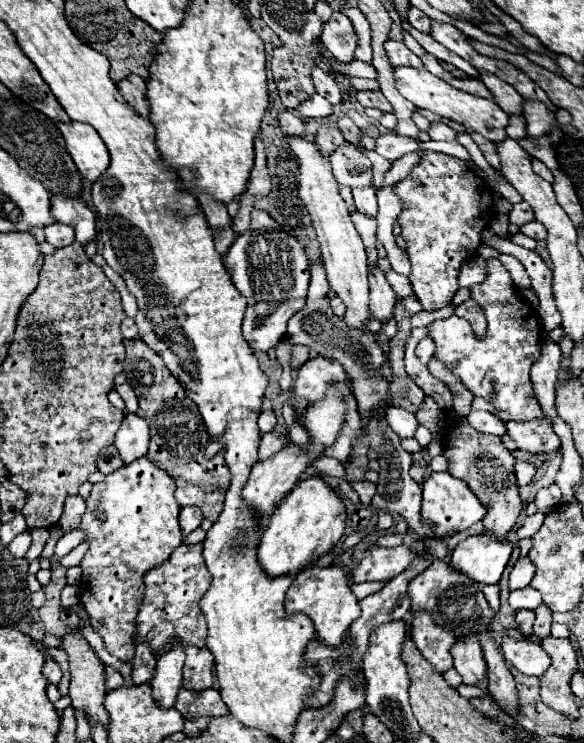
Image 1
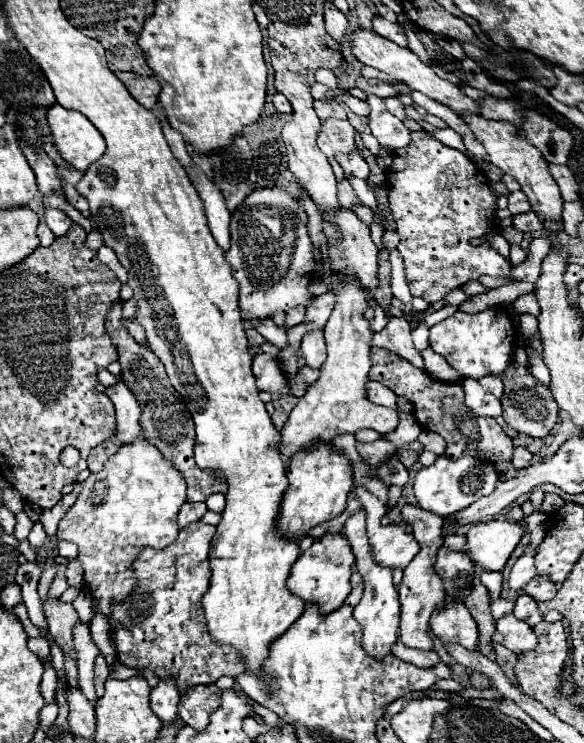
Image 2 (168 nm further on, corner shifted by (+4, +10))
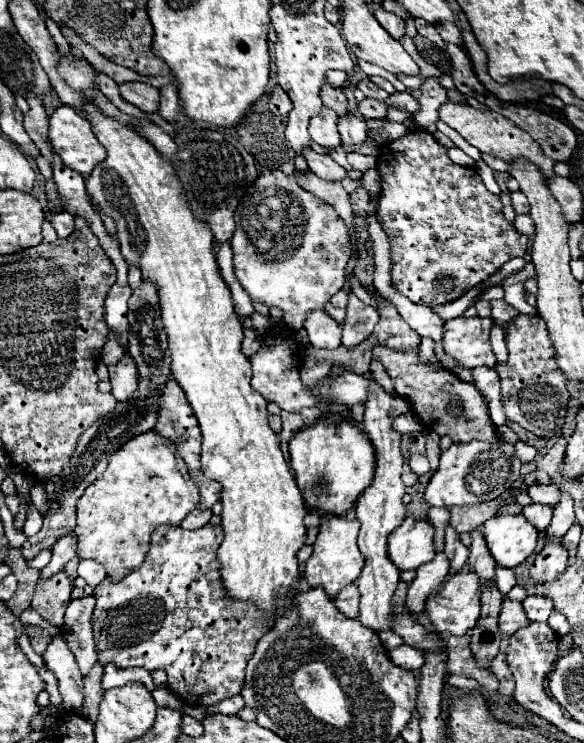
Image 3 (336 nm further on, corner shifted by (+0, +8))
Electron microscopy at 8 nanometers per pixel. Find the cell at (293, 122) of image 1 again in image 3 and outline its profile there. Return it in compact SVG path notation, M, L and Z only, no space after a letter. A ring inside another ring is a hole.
M276 86L272 90L272 96L270 96L270 110L276 114L276 116L288 116L290 110L292 110L292 102L288 98L288 94Z

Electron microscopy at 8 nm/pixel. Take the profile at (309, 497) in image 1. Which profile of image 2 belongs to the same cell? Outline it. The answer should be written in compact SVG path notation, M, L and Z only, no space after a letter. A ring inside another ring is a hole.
M320 444L320 448L312 448L312 452L296 452L296 456L290 458L288 482L290 486L282 498L278 528L288 538L300 538L310 528L344 512L348 494L354 486L352 462L332 444Z

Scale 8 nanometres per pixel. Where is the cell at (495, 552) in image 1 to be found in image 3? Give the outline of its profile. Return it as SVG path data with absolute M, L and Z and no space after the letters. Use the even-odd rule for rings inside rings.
M494 516L482 524L488 550L498 566L514 568L524 562L536 548L538 530L518 516Z

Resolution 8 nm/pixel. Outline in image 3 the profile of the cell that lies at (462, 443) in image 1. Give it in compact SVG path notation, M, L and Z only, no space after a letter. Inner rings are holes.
M376 346L372 350L372 358L382 362L388 376L394 382L396 392L402 398L408 398L418 418L434 430L438 436L450 436L454 444L472 442L472 440L488 440L498 442L496 424L488 414L488 406L484 404L482 394L468 382L462 382L456 374L430 368L418 360L418 352L396 352L388 350L386 346Z

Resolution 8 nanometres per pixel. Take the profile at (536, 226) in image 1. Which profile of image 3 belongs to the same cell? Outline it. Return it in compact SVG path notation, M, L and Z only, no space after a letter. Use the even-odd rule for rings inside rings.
M516 216L514 228L516 228L520 234L524 234L524 236L534 234L534 222L532 222L530 216Z

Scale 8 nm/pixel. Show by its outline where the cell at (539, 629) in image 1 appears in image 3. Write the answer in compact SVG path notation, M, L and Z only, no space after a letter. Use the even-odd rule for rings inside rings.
M548 542L530 568L530 580L534 584L556 580L566 566L568 566L568 554L564 554L564 546L556 542Z

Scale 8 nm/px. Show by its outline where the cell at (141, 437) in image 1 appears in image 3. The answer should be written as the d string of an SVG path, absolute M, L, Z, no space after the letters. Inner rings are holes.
M124 356L118 364L108 366L110 382L112 382L112 396L118 402L130 402L134 392L138 390L138 370L134 362Z

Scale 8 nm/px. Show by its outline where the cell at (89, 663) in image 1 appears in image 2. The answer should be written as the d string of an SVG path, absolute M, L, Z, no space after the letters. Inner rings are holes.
M46 598L42 604L42 610L48 620L50 634L54 636L56 644L68 652L74 658L74 646L72 646L72 628L78 622L78 614L72 604L64 604L58 598Z

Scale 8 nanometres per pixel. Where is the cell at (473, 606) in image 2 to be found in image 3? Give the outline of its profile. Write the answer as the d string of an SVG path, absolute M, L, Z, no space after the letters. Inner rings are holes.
M480 528L470 532L470 536L472 536L472 546L470 546L470 558L468 558L466 568L480 578L480 586L486 586L486 584L494 582L496 562L492 562L492 556L488 554L488 548L484 546Z

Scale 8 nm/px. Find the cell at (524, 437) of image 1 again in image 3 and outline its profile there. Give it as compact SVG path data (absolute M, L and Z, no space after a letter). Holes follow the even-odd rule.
M516 316L514 322L506 328L506 344L508 344L508 360L506 364L496 364L502 384L504 410L510 422L520 424L524 430L540 436L552 438L560 432L568 408L568 388L564 376L556 370L556 362L552 362L552 344L542 318Z

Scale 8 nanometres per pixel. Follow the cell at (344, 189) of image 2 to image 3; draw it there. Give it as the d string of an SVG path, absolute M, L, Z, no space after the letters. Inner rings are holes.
M306 150L304 156L306 156L306 162L308 162L310 170L316 176L320 176L324 180L330 180L330 182L340 182L340 180L346 178L346 170L340 164L336 164L330 156L316 154L314 150Z

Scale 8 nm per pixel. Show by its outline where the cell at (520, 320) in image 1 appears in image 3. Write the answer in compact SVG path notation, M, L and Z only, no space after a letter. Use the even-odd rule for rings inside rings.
M452 318L444 324L442 348L456 364L472 370L478 366L494 368L496 356L490 344L492 318Z

